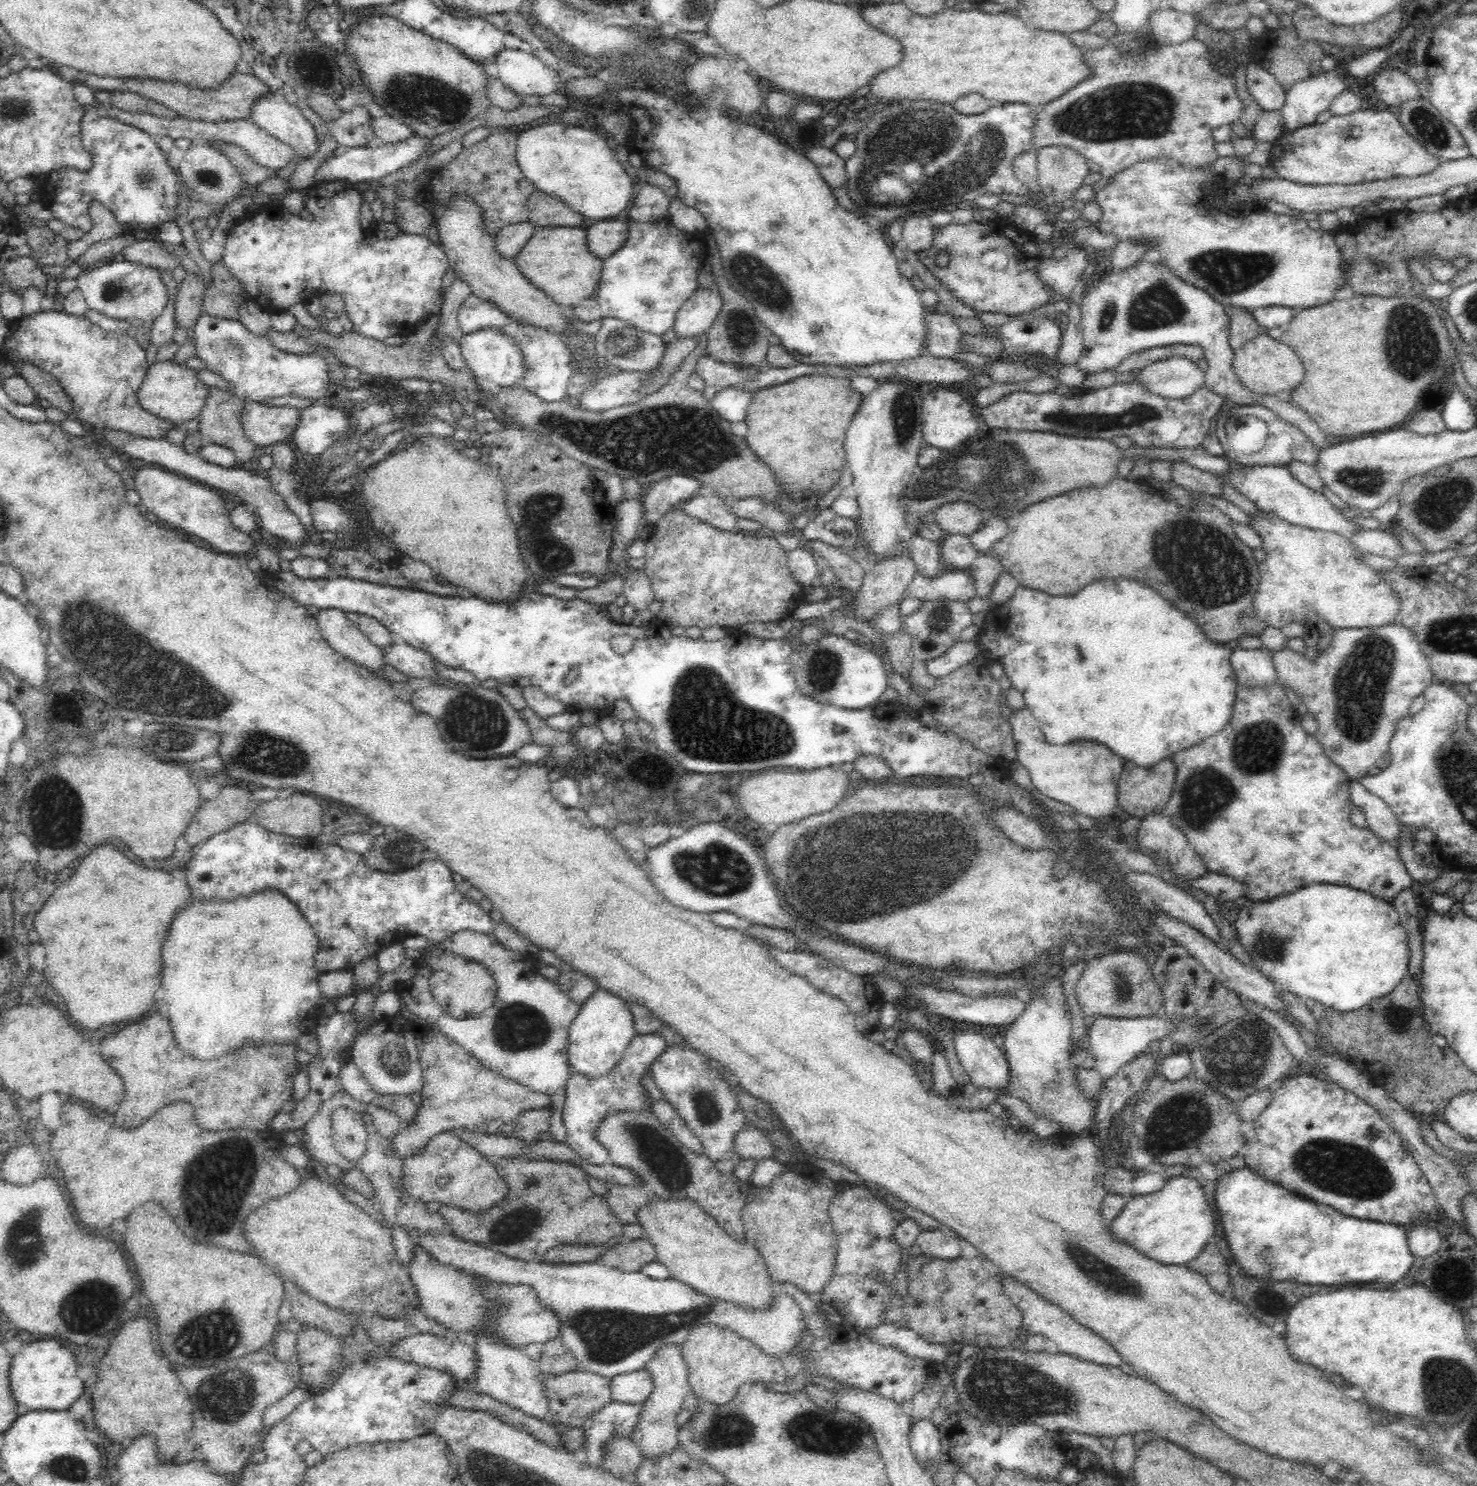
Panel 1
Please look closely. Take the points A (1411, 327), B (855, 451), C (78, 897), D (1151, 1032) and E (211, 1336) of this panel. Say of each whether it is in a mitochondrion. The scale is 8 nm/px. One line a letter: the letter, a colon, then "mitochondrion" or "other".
A: mitochondrion
B: other
C: other
D: other
E: mitochondrion

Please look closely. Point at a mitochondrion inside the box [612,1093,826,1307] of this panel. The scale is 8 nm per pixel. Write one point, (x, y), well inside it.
(665, 1158)

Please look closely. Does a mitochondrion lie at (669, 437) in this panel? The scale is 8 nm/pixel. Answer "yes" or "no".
yes

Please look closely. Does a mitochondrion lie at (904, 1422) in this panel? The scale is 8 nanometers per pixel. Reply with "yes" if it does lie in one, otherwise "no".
no

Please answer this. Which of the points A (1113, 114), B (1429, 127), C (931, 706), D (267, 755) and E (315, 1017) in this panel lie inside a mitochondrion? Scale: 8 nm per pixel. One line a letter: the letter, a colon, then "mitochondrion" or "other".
A: mitochondrion
B: mitochondrion
C: other
D: mitochondrion
E: other

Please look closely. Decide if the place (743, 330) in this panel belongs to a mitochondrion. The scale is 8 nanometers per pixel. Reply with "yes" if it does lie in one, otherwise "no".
yes

